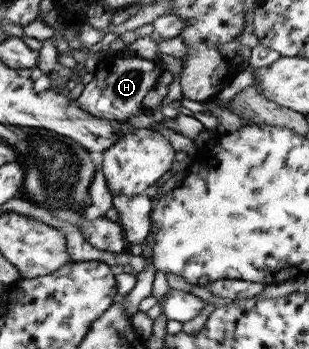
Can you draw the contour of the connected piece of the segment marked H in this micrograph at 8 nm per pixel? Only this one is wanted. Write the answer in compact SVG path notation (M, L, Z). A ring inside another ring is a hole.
M137 56L128 57L123 63L117 63L111 68L100 66L76 98L77 107L99 119L126 120L149 103L149 91L158 86L157 81L164 71L161 66L162 62L157 57L141 59Z

